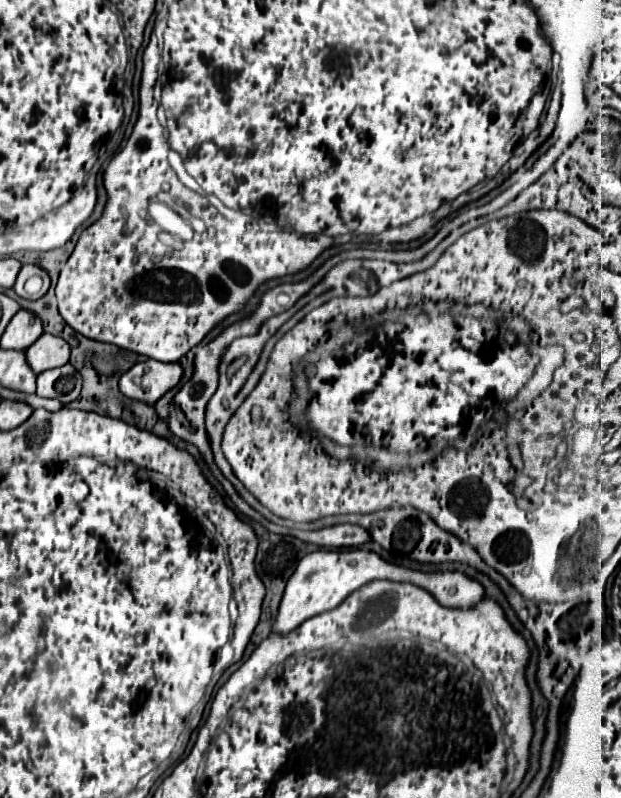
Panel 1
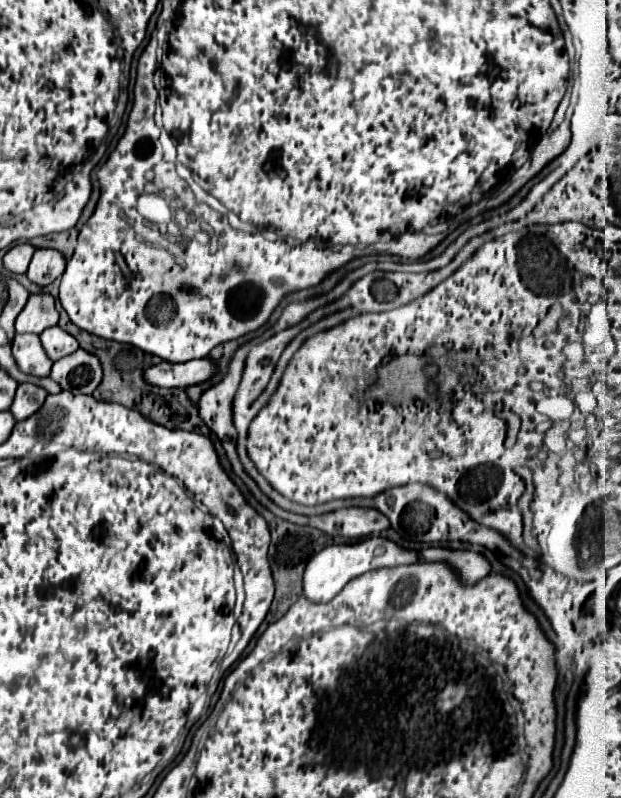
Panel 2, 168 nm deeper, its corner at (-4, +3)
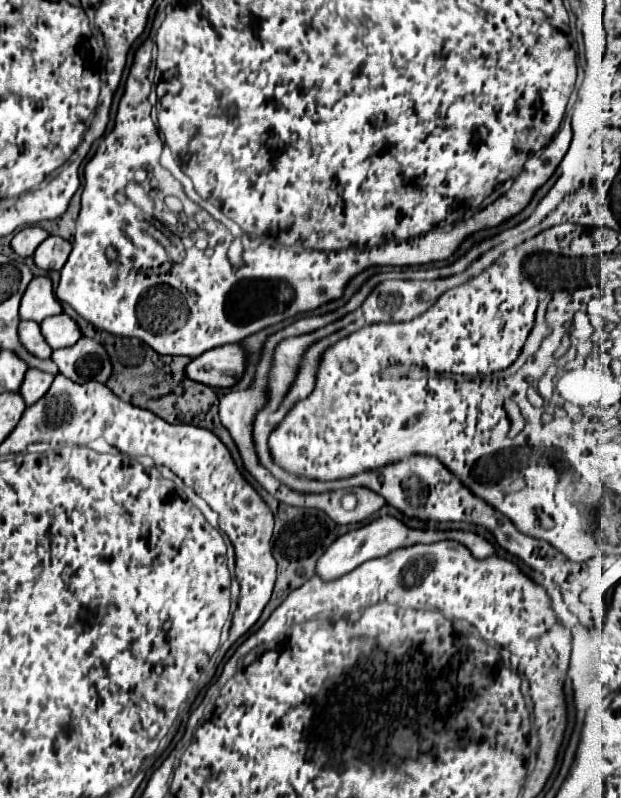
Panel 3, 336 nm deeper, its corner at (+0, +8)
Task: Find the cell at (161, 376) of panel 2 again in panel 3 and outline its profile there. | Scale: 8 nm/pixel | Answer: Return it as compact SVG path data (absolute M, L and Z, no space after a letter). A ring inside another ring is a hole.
M223 345L195 357L185 367L185 377L209 387L231 387L245 367L245 351L241 345Z

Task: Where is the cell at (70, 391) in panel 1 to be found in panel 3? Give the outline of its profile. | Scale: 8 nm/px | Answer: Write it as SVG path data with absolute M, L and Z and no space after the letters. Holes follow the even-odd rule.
M81 337L71 347L53 351L51 359L59 367L59 373L75 383L105 383L111 375L111 361L107 351L97 341L87 337Z

